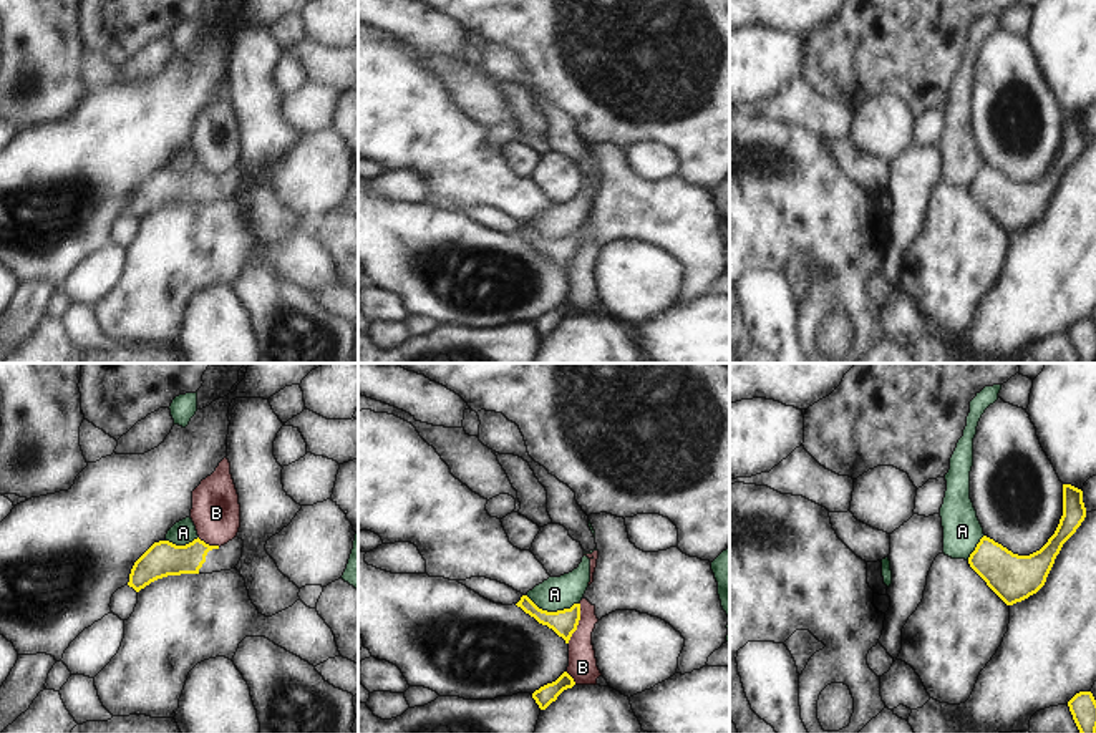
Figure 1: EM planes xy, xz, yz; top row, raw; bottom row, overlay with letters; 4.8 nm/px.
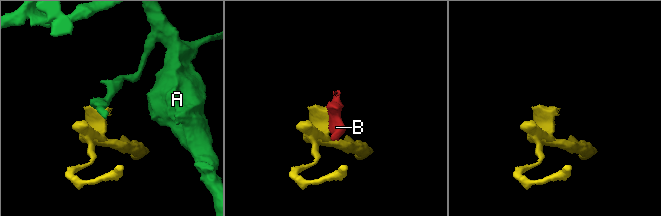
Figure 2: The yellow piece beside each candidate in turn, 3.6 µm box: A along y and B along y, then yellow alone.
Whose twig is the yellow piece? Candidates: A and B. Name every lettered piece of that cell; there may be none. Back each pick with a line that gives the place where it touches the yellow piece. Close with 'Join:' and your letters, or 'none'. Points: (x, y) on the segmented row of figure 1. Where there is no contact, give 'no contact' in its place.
Join: none

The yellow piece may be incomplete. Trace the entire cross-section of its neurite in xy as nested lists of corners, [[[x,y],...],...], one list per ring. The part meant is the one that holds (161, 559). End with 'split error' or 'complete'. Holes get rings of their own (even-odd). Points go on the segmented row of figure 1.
[[[199,537],[186,546],[154,542],[133,566],[128,585],[136,592],[151,582],[181,574],[212,574],[234,569],[242,557],[244,541],[234,537],[224,546],[209,546]]] | split error

